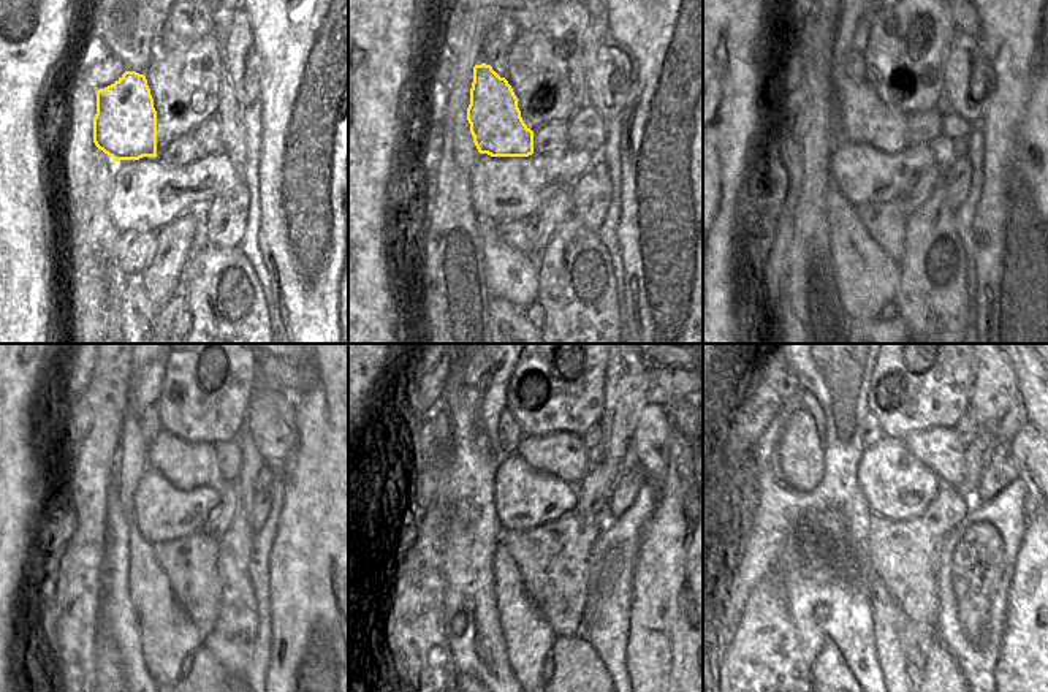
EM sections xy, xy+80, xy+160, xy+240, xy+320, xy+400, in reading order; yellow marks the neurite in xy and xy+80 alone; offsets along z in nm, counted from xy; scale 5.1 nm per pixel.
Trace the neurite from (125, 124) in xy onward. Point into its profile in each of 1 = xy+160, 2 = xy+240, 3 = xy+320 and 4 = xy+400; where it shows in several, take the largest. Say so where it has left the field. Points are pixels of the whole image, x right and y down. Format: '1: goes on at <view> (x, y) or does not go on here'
1: goes on at xy+160 (863, 119)
2: goes on at xy+240 (187, 464)
3: goes on at xy+320 (562, 455)
4: goes on at xy+400 (939, 448)

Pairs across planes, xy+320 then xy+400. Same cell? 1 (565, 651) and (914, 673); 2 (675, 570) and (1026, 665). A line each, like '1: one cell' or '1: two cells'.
1: two cells
2: one cell

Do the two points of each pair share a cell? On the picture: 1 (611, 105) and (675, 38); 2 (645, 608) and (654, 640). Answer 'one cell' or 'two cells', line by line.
1: two cells
2: one cell

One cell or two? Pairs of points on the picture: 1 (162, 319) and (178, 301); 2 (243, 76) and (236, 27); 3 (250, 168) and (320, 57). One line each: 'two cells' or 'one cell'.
1: one cell
2: one cell
3: two cells

